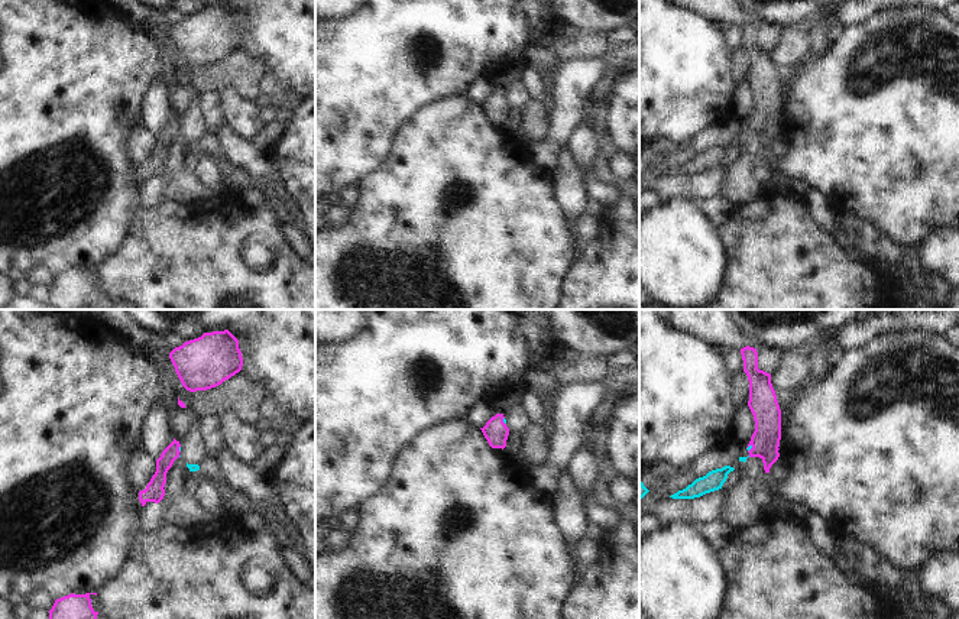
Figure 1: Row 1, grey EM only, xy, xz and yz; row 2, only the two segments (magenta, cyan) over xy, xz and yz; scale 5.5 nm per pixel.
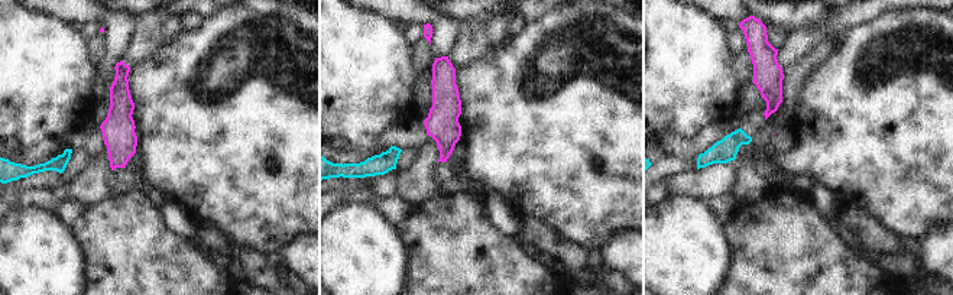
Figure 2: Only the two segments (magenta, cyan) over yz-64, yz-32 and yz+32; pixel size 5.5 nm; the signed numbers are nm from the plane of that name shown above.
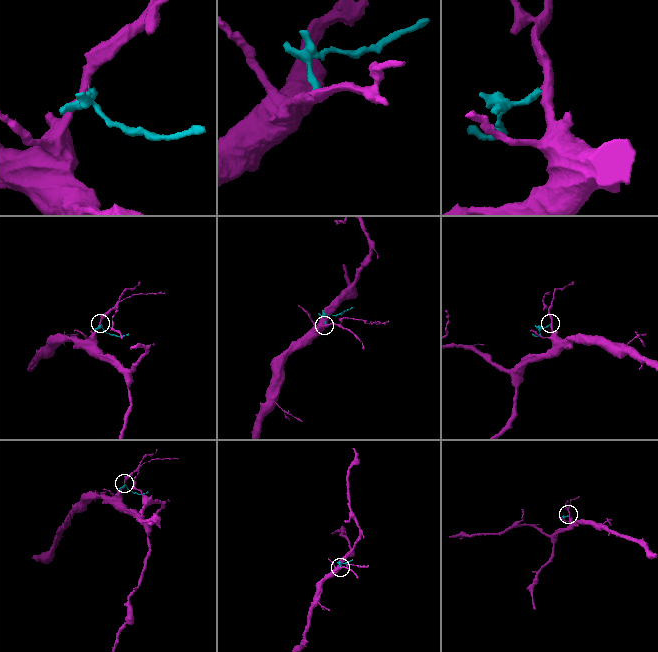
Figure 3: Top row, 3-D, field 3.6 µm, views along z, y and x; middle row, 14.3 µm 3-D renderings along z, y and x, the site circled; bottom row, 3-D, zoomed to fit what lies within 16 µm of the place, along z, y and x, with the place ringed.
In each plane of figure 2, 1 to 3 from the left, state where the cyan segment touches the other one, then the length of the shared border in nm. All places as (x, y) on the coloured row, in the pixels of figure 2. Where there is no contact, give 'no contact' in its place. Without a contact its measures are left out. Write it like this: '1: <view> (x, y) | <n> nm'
1: no contact
2: no contact
3: no contact

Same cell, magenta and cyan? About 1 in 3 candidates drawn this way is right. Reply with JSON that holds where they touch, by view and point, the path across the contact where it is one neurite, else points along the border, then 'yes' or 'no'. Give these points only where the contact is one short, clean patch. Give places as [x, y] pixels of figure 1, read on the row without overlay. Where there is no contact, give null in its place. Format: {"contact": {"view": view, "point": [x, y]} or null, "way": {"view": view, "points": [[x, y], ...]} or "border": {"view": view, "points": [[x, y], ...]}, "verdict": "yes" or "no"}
{"contact": {"view": "yz", "point": [751, 125]}, "border": {"view": "yz", "points": [[751, 120], [748, 127]]}, "verdict": "no"}

